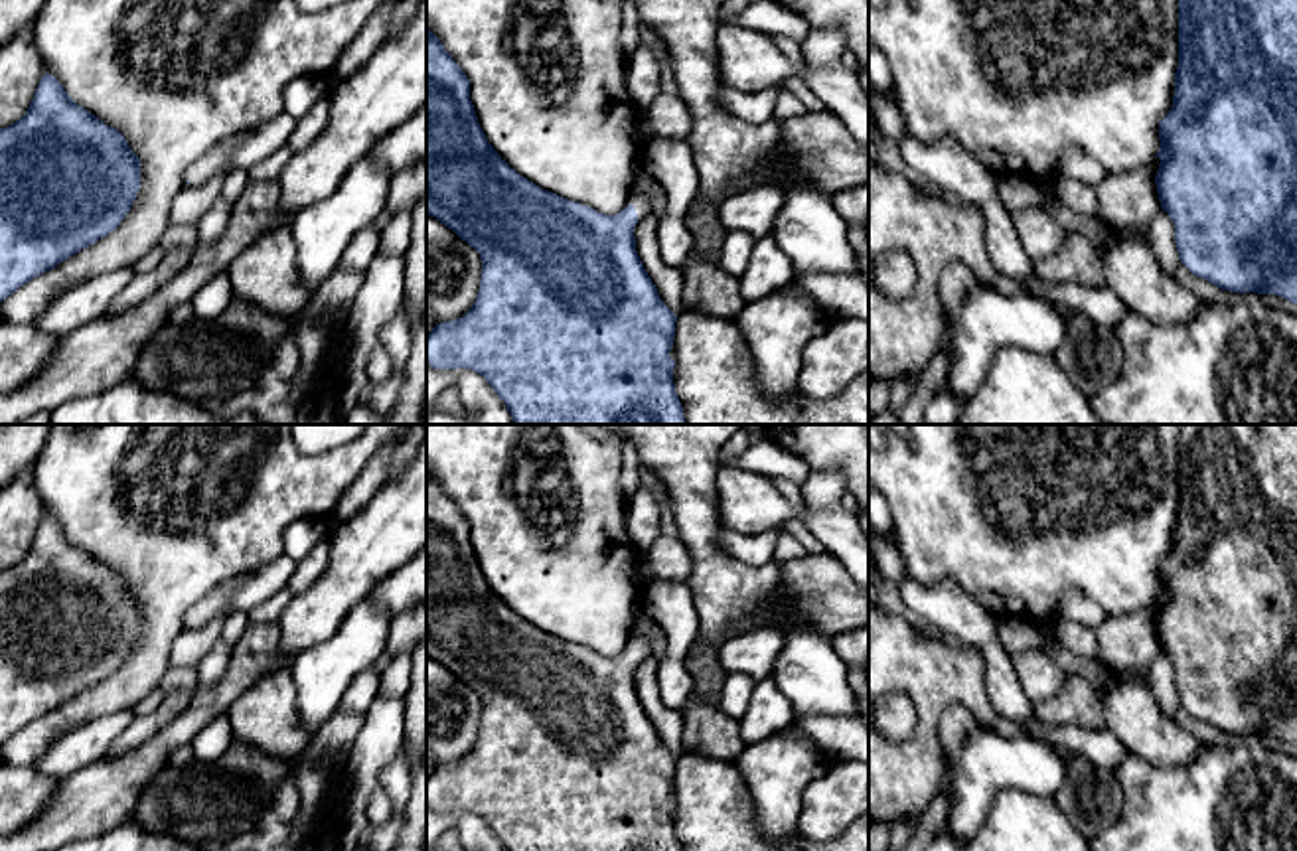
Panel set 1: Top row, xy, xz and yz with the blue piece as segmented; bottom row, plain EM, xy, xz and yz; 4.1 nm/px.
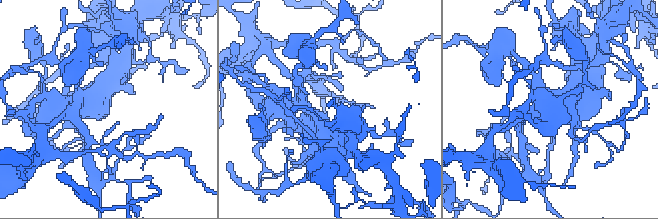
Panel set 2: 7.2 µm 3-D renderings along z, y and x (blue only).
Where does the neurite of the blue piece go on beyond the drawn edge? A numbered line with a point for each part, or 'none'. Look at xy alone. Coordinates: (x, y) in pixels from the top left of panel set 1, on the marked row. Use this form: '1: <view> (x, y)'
none

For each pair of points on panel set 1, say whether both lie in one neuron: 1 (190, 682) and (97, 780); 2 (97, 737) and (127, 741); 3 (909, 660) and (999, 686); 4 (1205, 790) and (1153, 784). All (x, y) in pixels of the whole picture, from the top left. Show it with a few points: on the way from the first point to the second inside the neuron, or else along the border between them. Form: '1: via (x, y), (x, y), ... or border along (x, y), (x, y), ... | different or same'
1: border along (200, 684), (192, 696) | different
2: border along (135, 717), (107, 753) | different
3: border along (978, 650), (984, 662), (984, 692), (999, 715) | different
4: via (1193, 790), (1165, 790) | same

